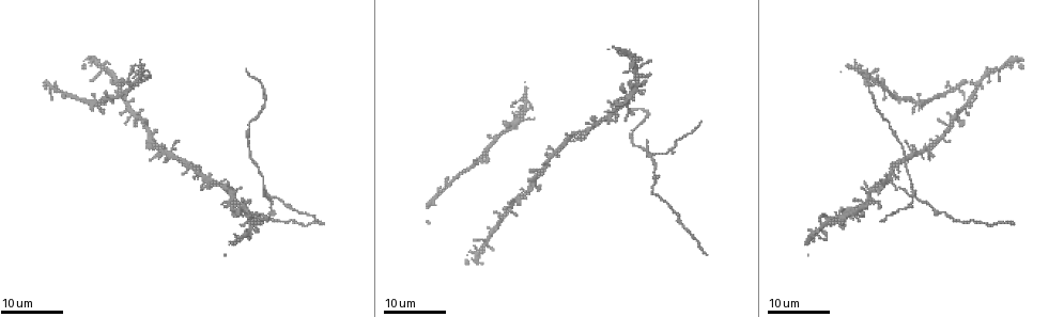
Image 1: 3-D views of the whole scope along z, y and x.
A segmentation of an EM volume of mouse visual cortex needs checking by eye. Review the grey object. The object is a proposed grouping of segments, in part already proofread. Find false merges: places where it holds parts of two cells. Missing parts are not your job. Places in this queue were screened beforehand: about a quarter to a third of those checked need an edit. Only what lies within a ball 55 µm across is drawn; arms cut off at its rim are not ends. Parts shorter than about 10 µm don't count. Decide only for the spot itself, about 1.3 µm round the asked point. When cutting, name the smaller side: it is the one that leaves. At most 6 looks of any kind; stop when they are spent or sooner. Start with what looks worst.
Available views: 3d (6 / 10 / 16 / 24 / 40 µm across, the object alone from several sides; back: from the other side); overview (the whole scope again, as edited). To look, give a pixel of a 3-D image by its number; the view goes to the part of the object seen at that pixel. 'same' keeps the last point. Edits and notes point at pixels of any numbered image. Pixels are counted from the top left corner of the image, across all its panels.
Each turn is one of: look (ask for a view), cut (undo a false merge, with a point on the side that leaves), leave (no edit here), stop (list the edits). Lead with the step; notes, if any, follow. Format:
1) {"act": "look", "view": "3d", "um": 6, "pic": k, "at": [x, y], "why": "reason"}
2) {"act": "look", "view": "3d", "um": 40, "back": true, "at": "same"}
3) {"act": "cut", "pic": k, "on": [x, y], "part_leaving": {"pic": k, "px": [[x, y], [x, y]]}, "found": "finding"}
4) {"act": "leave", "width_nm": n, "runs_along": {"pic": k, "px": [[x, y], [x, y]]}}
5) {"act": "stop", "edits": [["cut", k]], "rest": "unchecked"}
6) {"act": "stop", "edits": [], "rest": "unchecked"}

{"act": "look", "view": "3d", "um": 16, "pic": 1, "at": [915, 195], "why": "looks like a crossing"}

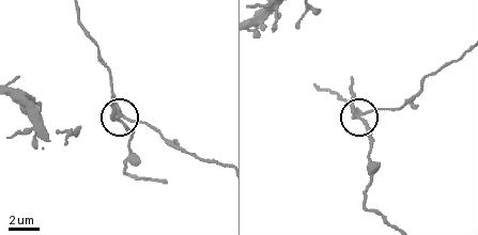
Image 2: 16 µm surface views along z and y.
{"act": "look", "view": "3d", "um": 6, "pic": 2, "at": [118, 112]}

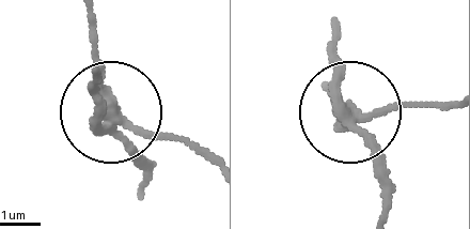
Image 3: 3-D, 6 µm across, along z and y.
{"act": "cut", "pic": 3, "on": [99, 102], "arms": 4, "part_leaving": {"pic": 3, "px": [[112, 131], [143, 161], [143, 181]]}, "found": "a second cell is stuck on"}

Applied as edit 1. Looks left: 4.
{"act": "look", "view": "3d", "um": 24, "pic": 1, "at": [951, 123]}

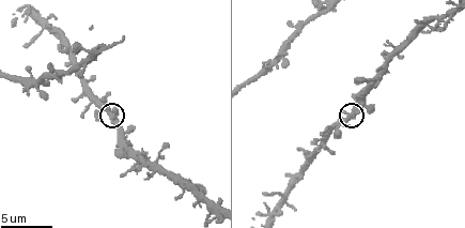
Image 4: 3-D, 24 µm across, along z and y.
{"act": "look", "view": "3d", "um": 10, "pic": 4, "at": [349, 115]}

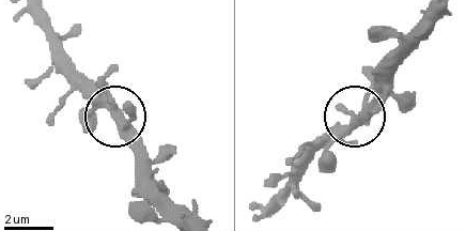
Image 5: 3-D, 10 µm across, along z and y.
{"act": "leave", "arms": 3, "found": "all the same cell"}

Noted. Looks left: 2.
{"act": "stop", "edits": [["cut", 3]], "rest": "unchecked"}

